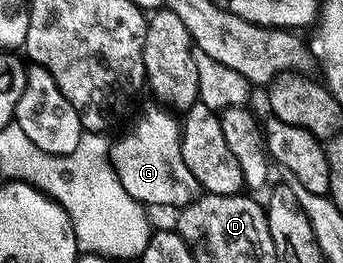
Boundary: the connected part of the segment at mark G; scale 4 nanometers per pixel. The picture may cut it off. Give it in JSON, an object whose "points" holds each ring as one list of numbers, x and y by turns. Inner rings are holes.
{"points":[[150,100,138,122,110,150,119,181,132,198,145,206,181,208,200,194,197,179,186,164,182,148,181,121,165,105]]}

